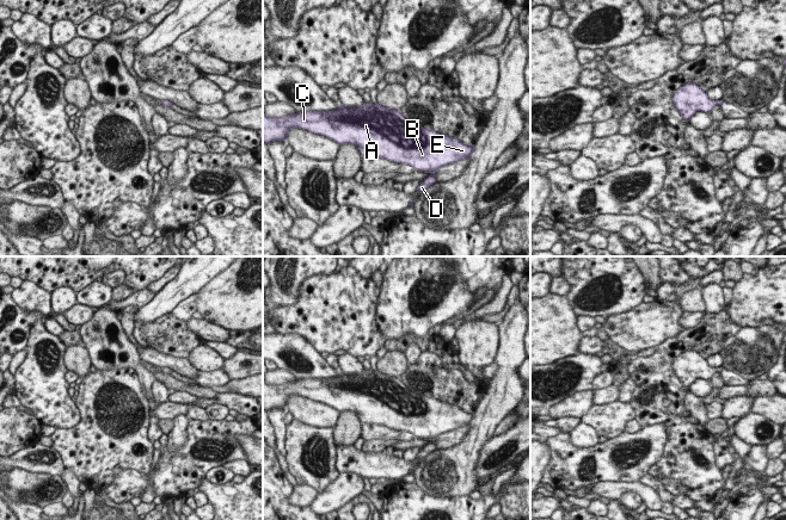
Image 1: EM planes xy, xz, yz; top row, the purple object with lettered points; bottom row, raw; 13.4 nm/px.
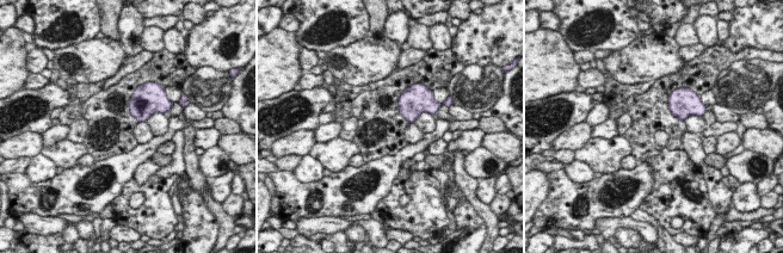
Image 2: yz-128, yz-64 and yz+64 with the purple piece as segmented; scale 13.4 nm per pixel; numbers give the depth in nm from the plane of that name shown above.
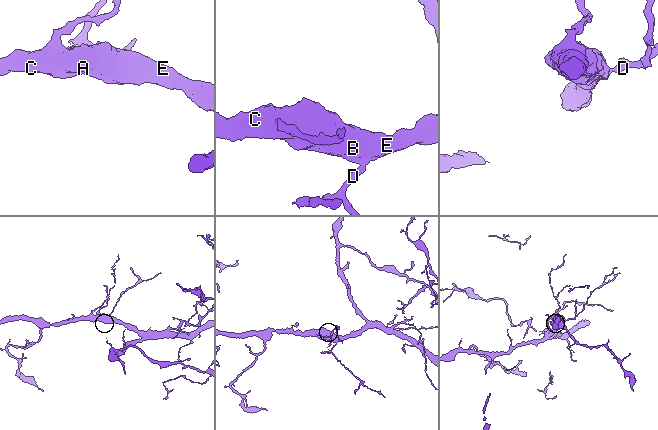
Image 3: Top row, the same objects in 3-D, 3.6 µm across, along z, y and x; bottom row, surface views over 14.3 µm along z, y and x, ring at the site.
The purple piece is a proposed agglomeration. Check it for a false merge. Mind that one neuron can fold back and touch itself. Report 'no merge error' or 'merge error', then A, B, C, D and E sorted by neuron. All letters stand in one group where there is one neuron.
no merge error | A B C D E

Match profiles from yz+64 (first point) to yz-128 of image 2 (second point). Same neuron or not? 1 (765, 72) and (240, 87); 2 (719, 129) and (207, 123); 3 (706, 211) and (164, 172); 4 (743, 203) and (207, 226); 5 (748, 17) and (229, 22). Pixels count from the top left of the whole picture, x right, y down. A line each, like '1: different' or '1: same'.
1: different
2: same
3: different
4: different
5: same

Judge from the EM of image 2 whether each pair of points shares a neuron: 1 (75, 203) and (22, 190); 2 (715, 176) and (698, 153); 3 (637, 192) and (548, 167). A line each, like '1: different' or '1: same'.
1: same
2: same
3: different

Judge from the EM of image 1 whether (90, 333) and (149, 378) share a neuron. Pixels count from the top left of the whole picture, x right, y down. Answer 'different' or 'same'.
same

